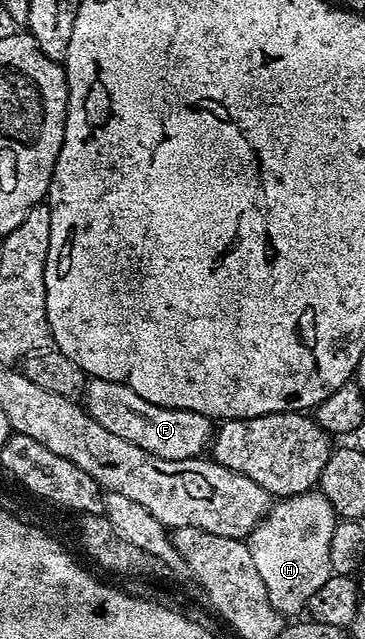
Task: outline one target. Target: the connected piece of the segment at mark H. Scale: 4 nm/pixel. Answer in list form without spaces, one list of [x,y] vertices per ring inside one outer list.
[[[308,492],[278,499],[268,509],[267,514],[255,525],[253,532],[248,534],[245,541],[249,552],[253,556],[253,568],[261,575],[261,581],[265,583],[265,592],[269,592],[269,600],[273,608],[284,616],[302,611],[307,605],[309,596],[325,584],[332,575],[330,566],[330,541],[333,537],[333,530],[337,523],[335,505],[327,499],[322,492]]]

